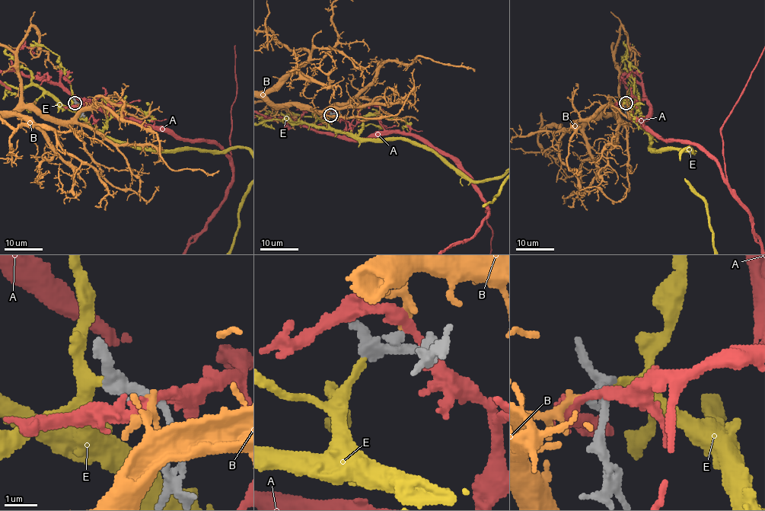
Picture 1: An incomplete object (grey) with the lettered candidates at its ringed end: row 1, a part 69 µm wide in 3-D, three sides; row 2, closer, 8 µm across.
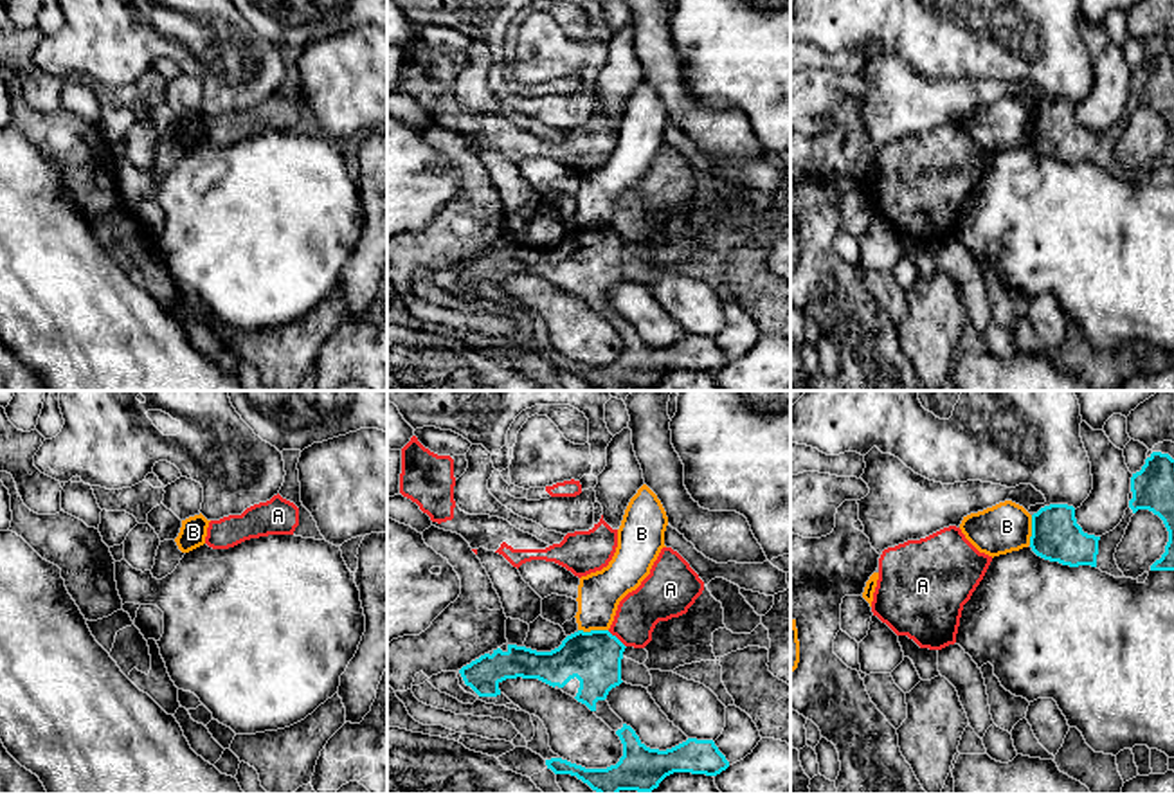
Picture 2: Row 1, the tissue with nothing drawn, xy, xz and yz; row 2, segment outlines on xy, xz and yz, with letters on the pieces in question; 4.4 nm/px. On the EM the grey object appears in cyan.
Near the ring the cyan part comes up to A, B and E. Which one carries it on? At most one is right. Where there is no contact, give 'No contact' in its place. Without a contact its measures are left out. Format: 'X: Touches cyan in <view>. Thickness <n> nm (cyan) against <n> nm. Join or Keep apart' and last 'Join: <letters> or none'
A: Touches cyan in xz. Thickness 240 nm (cyan) against 190 nm. Keep apart
B: Touches cyan in xz. Thickness 240 nm (cyan) against 190 nm. Keep apart
E: No contact. Join
Join: E

